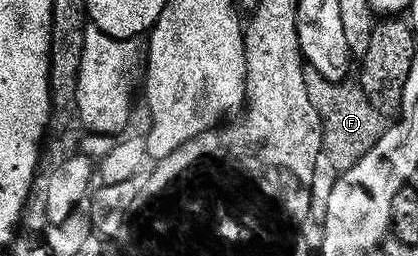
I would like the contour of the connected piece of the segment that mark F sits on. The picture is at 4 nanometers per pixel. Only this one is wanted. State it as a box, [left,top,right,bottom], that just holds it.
[305,69,383,172]

